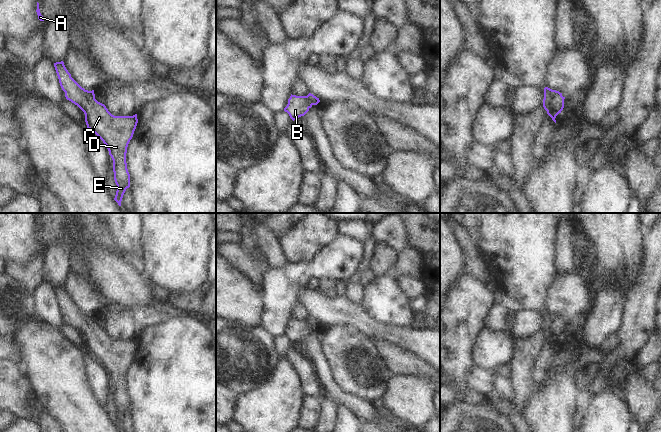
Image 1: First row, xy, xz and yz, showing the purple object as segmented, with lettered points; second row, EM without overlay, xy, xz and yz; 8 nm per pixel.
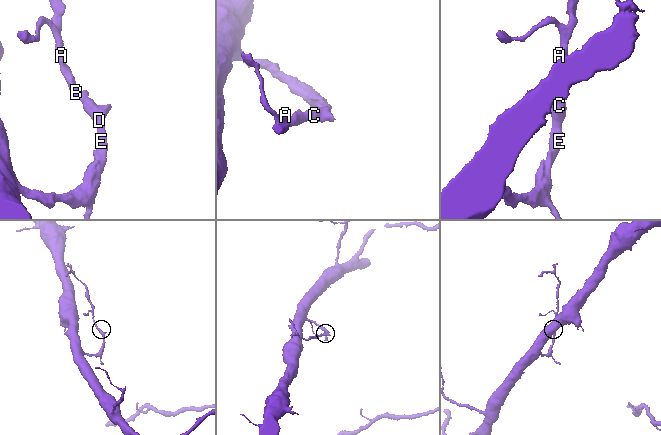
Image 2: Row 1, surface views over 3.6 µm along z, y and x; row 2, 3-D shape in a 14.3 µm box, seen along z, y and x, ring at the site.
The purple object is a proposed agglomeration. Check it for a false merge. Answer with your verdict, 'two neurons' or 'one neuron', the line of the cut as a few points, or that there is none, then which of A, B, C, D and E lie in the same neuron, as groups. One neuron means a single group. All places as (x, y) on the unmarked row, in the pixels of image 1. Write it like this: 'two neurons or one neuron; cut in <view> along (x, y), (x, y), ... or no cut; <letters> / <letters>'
one neuron; no cut; A B C D E

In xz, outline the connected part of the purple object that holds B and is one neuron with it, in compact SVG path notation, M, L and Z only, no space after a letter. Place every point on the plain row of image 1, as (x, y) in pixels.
M311 317L307 320L296 320L291 318L284 335L287 336L294 345L297 342L304 340L313 329L317 329L319 326L319 322Z

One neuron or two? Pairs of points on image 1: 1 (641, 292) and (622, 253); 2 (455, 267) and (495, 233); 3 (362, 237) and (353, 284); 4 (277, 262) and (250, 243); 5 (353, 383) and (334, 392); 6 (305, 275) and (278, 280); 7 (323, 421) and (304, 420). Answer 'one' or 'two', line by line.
1: two
2: two
3: two
4: two
5: two
6: one
7: two

